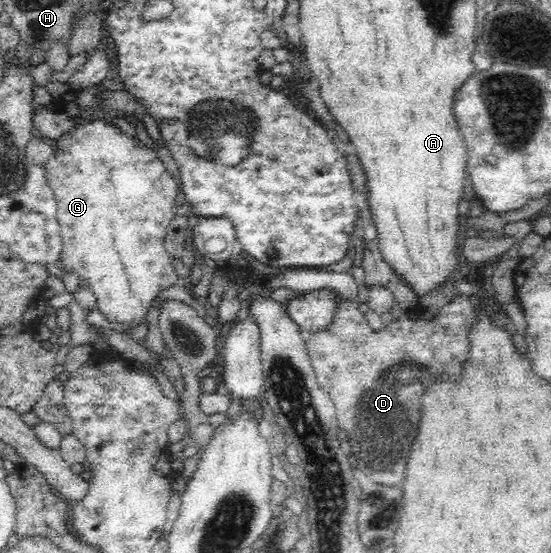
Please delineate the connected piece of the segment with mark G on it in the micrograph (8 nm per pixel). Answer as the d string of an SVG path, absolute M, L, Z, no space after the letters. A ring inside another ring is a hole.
M94 117L87 121L77 122L70 130L62 133L54 142L54 153L43 164L45 179L47 186L51 188L51 196L55 198L57 204L57 218L59 224L59 237L61 238L61 264L74 271L85 284L91 289L96 298L96 308L106 316L110 321L126 323L130 328L136 328L146 320L145 314L150 310L152 301L160 292L170 288L178 280L172 258L168 254L165 247L166 230L170 226L170 222L174 220L176 213L176 194L177 184L176 179L170 175L166 166L154 150L146 147L144 142L141 142L138 137L130 138L124 130L112 124L112 122L102 119L102 117Z

